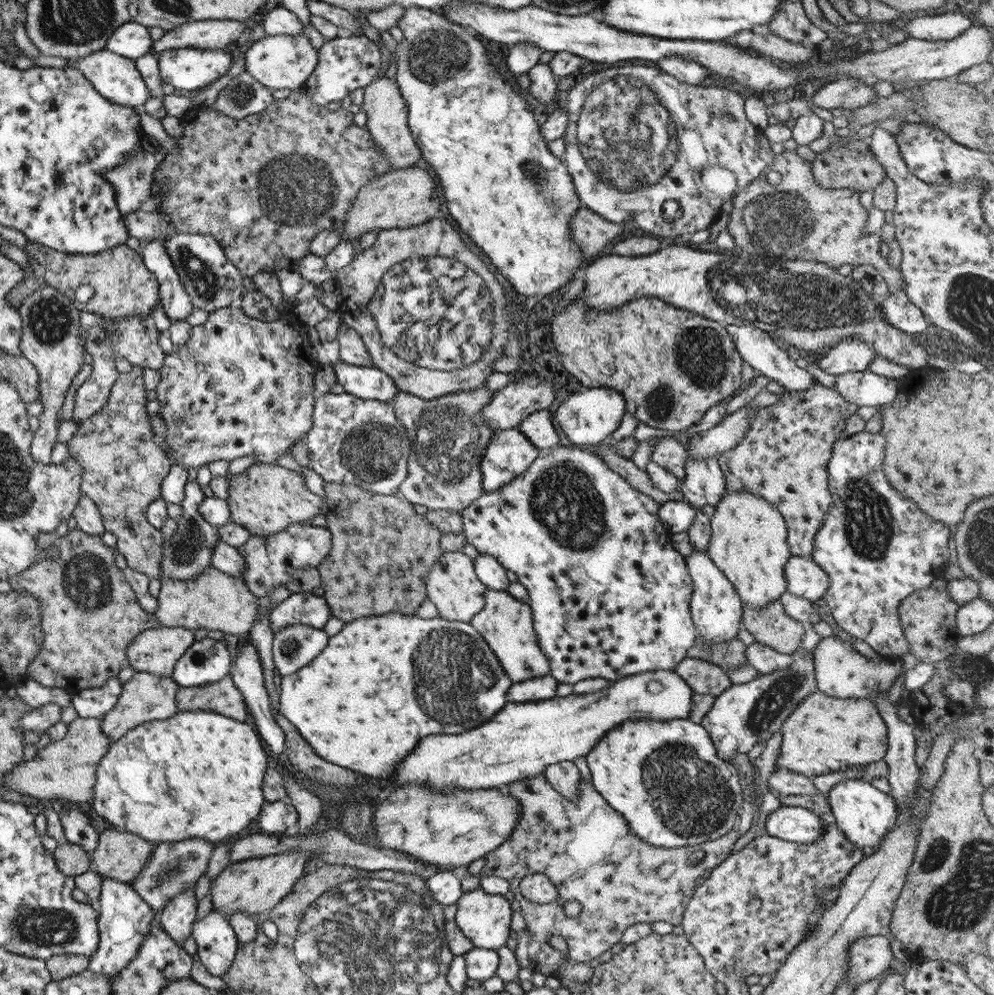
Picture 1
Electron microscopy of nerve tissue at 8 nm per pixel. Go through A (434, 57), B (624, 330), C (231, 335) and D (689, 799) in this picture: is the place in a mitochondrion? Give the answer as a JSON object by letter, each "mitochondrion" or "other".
{"A":"mitochondrion","B":"other","C":"other","D":"mitochondrion"}

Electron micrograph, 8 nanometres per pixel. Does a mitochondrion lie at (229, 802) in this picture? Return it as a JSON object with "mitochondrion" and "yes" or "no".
{"mitochondrion":"no"}

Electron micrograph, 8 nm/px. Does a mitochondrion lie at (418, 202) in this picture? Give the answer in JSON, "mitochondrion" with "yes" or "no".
{"mitochondrion":"no"}

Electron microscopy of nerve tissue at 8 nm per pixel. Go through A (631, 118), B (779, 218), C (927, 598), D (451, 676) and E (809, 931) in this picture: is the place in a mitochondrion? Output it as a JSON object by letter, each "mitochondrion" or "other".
{"A":"mitochondrion","B":"mitochondrion","C":"other","D":"mitochondrion","E":"other"}

